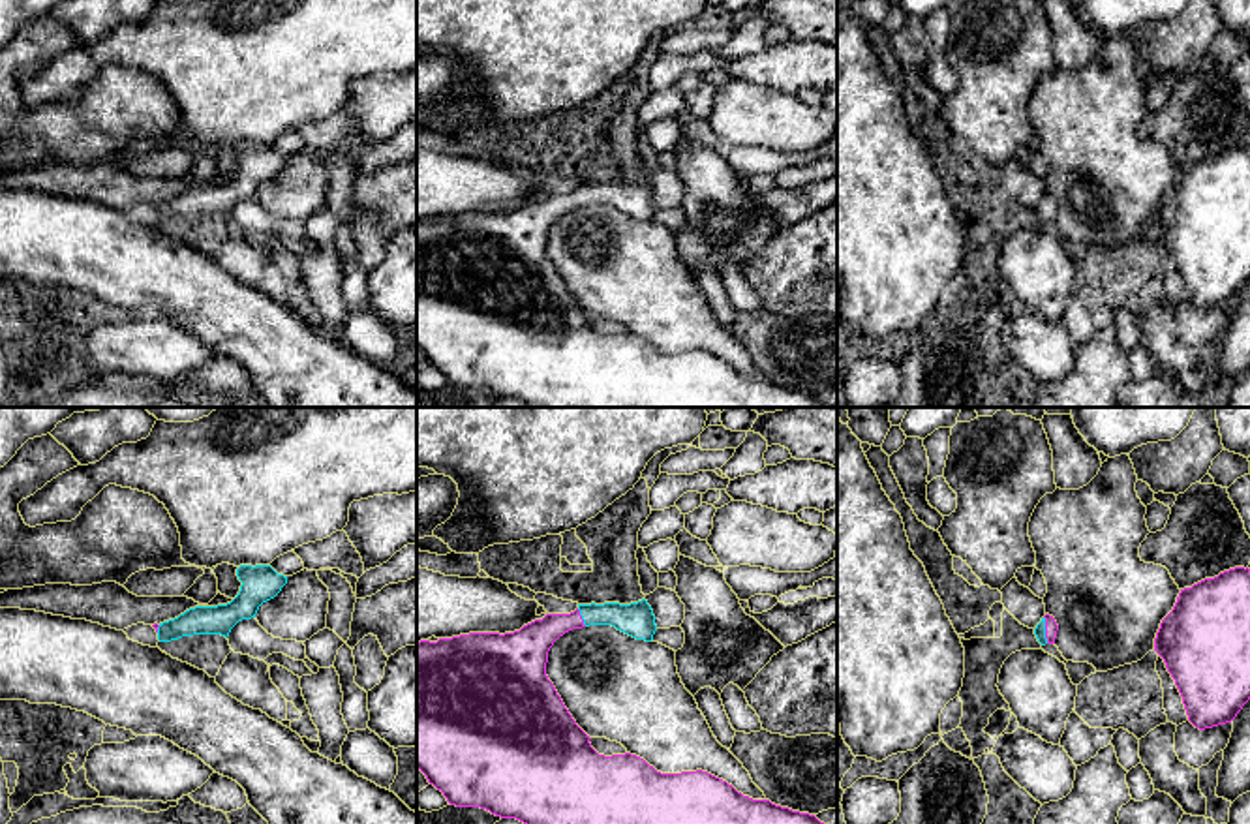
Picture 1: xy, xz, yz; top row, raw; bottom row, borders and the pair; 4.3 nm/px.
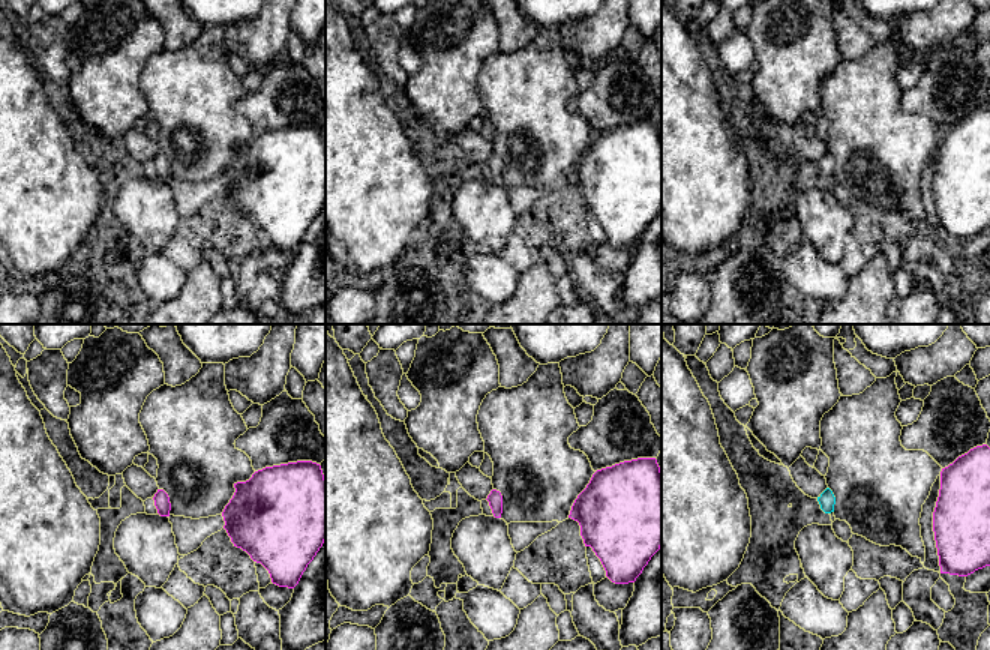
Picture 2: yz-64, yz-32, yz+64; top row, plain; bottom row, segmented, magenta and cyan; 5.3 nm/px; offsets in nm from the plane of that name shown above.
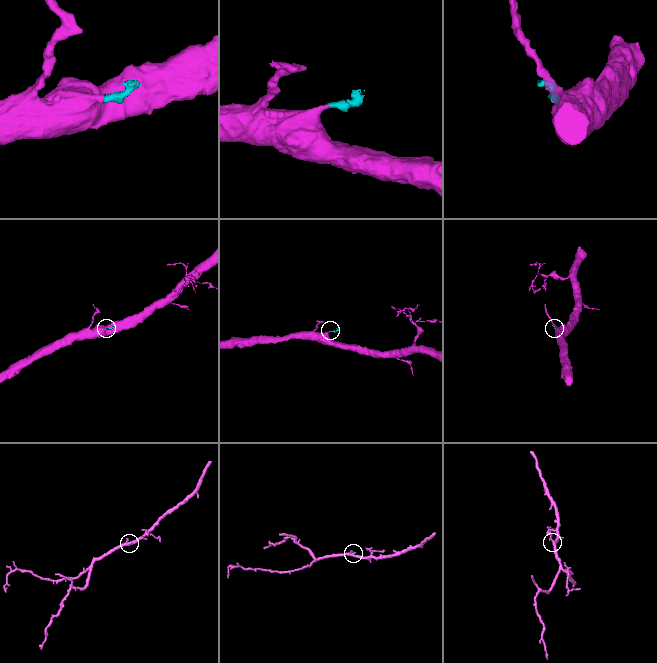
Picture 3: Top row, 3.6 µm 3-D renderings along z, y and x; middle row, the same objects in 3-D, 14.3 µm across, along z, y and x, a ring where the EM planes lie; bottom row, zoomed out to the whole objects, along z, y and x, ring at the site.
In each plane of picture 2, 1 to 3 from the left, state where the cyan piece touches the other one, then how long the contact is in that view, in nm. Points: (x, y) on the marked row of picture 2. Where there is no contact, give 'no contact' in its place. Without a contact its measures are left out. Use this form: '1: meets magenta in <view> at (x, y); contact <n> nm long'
1: no contact
2: no contact
3: no contact

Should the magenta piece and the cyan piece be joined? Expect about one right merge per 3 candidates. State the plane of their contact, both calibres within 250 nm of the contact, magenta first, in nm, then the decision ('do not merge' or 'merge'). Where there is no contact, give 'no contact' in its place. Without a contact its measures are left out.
contact in yz; calibres 60 and 50 nm; merge

